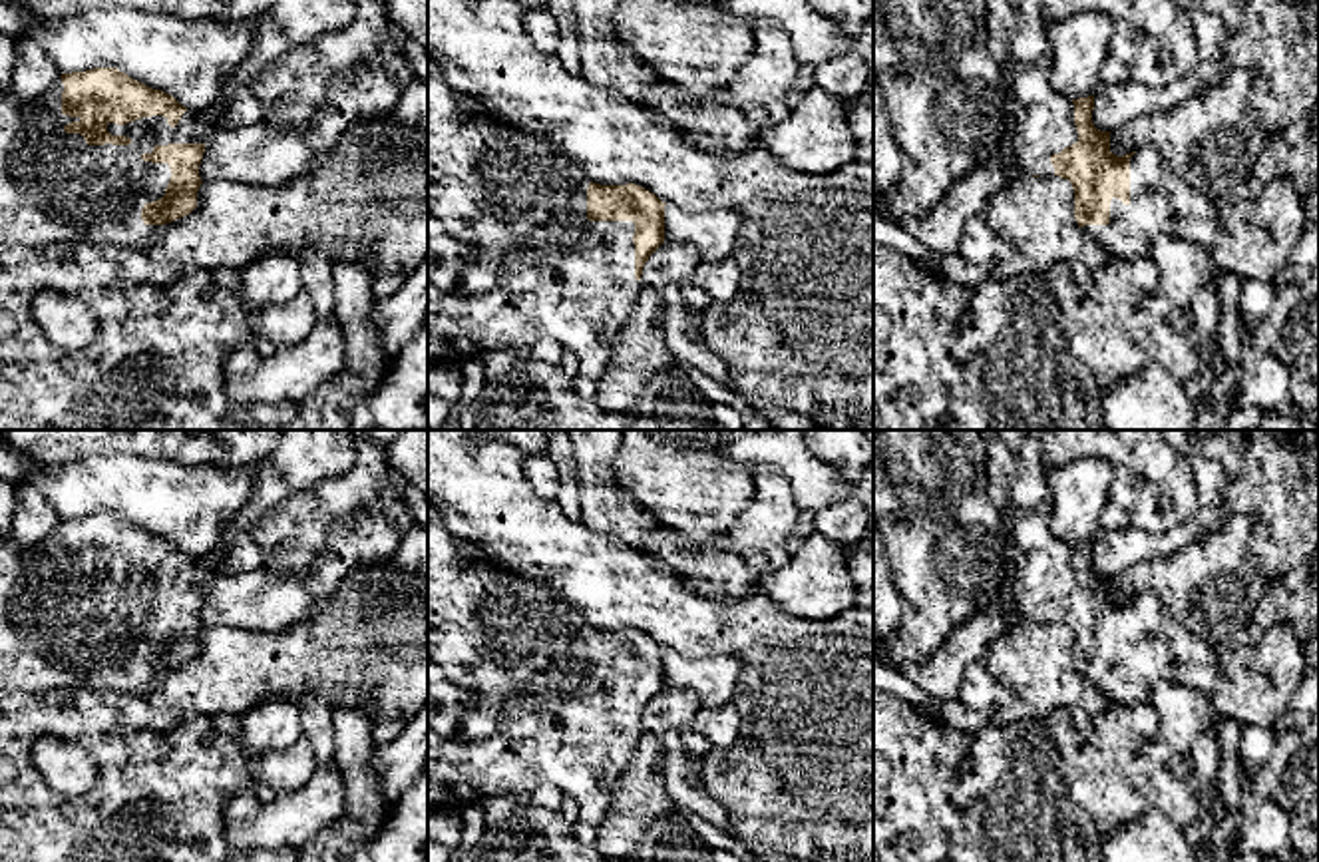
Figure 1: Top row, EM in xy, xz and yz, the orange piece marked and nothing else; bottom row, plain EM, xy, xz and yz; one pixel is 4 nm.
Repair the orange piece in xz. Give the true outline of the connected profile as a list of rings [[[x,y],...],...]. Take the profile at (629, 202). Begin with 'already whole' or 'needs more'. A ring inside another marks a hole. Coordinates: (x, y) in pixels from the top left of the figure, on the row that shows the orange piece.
needs more | [[[442,74],[428,76],[428,213],[456,241],[499,259],[495,285],[475,297],[448,295],[428,279],[428,366],[460,366],[485,352],[529,348],[551,336],[565,348],[575,372],[599,380],[639,301],[643,267],[664,243],[664,205],[635,183],[593,183],[547,131],[468,115],[462,94]]]

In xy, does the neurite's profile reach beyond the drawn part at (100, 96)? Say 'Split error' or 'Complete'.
Split error

